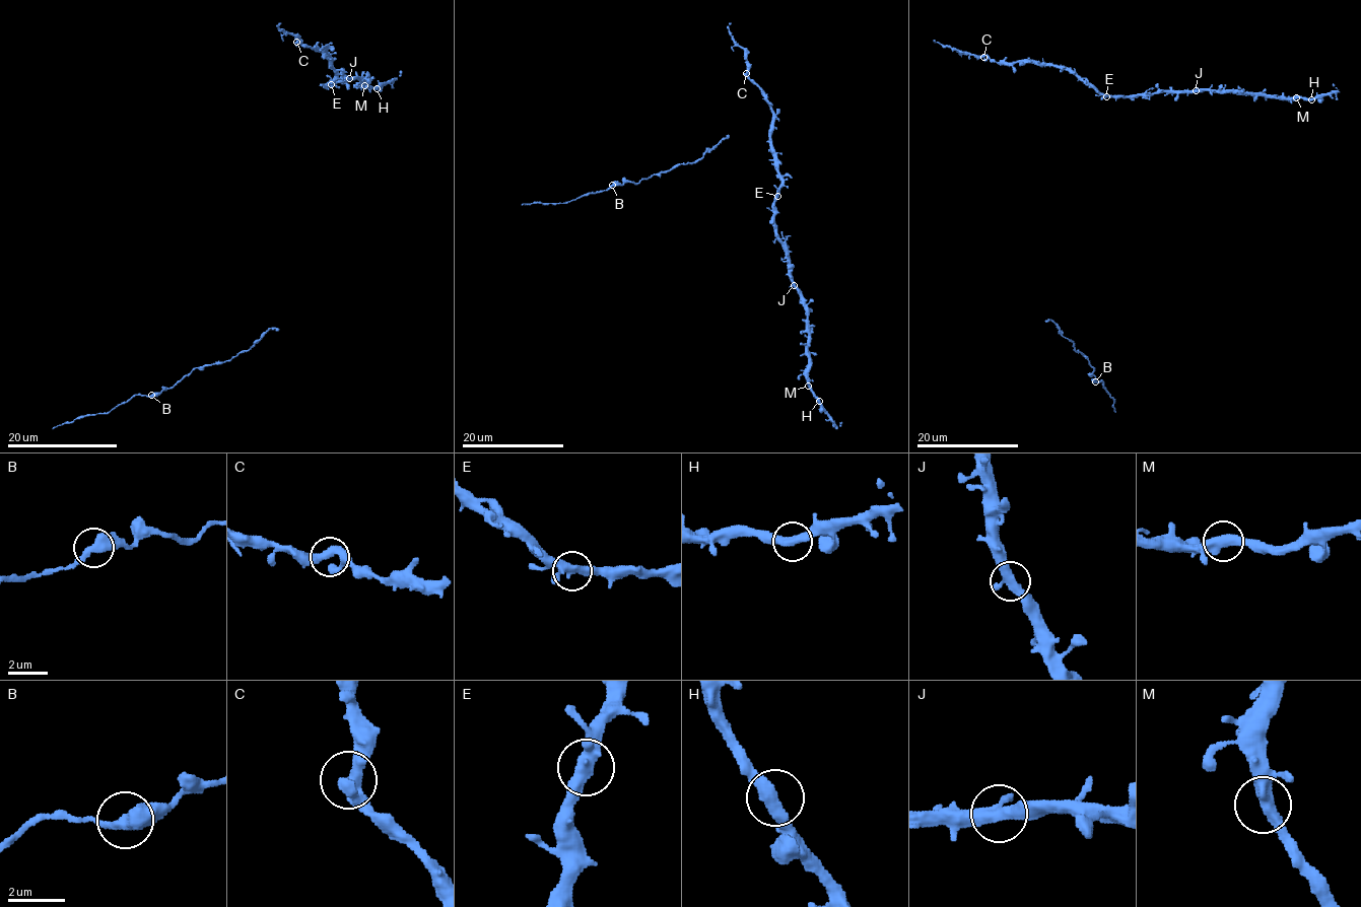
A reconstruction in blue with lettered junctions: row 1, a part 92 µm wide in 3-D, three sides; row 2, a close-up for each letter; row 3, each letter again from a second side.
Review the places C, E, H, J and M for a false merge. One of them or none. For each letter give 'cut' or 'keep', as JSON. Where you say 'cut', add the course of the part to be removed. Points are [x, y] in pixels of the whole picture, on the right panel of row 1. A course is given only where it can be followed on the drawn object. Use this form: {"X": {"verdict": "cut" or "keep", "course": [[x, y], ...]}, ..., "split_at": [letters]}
{"C": {"verdict": "keep"}, "E": {"verdict": "keep"}, "H": {"verdict": "keep"}, "J": {"verdict": "keep"}, "M": {"verdict": "keep"}, "split_at": []}

